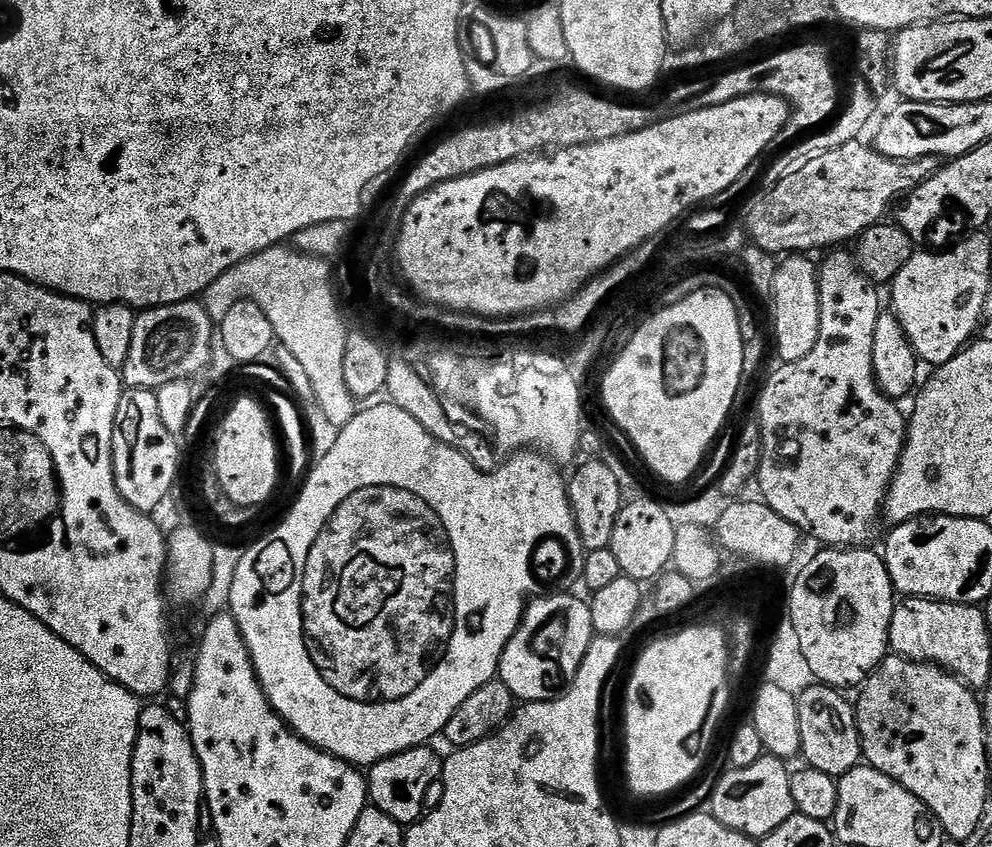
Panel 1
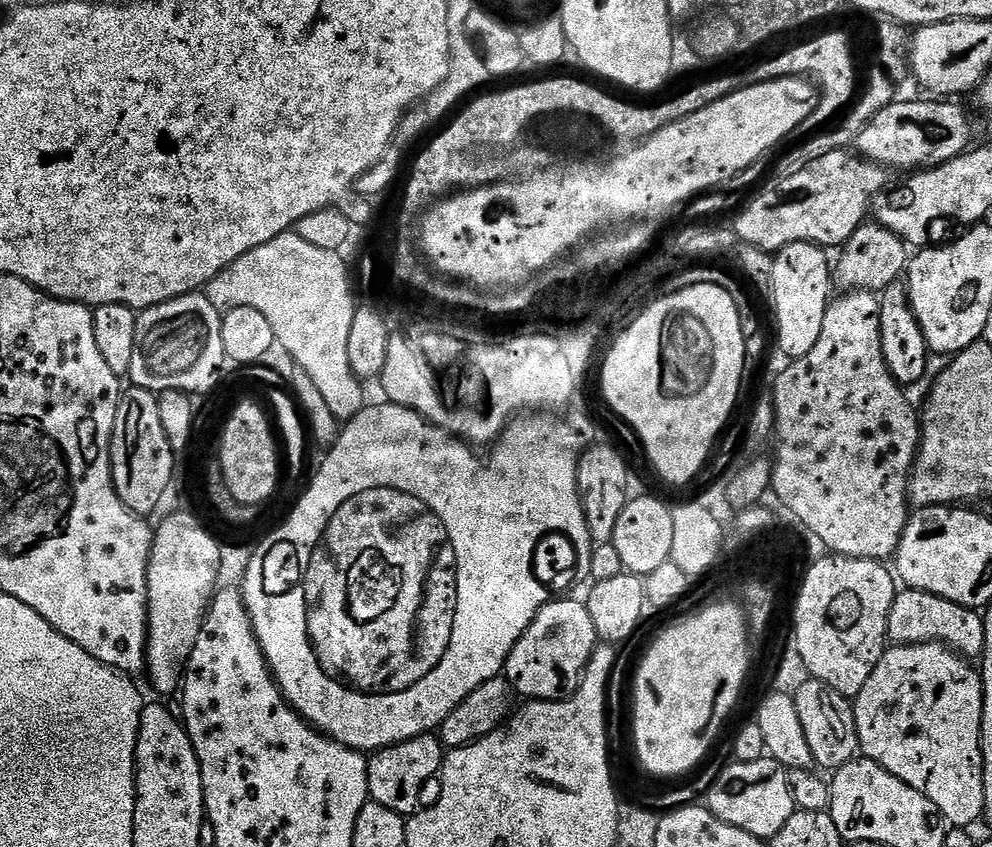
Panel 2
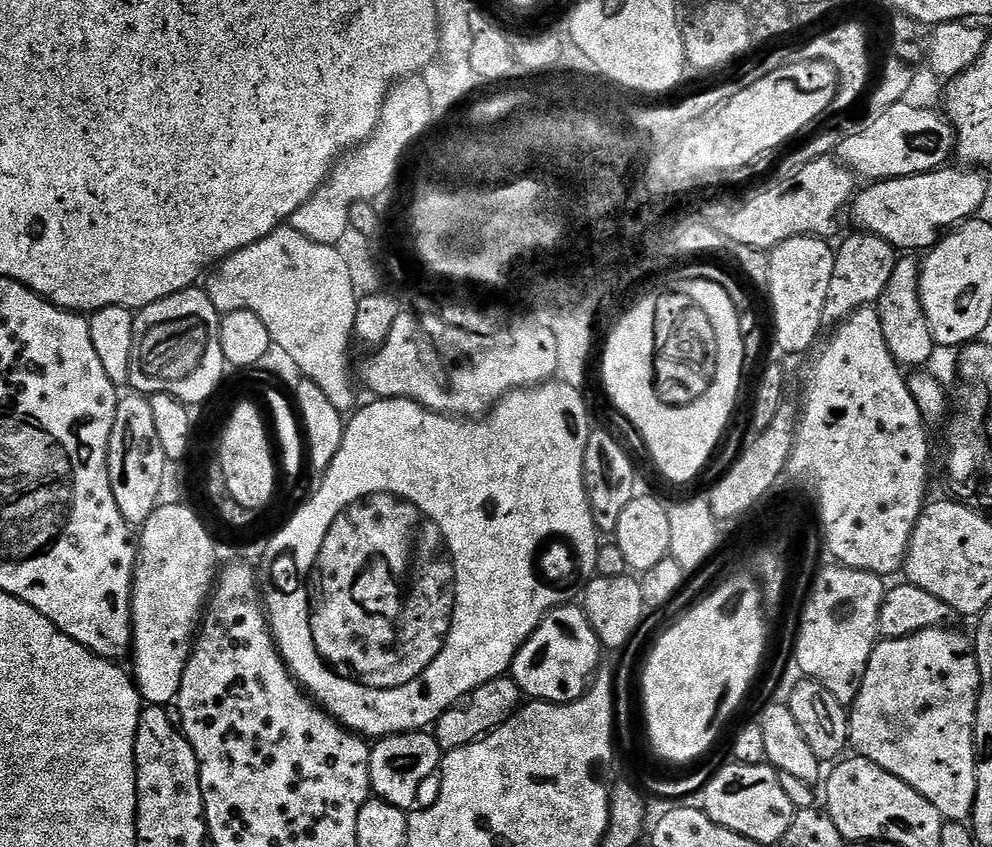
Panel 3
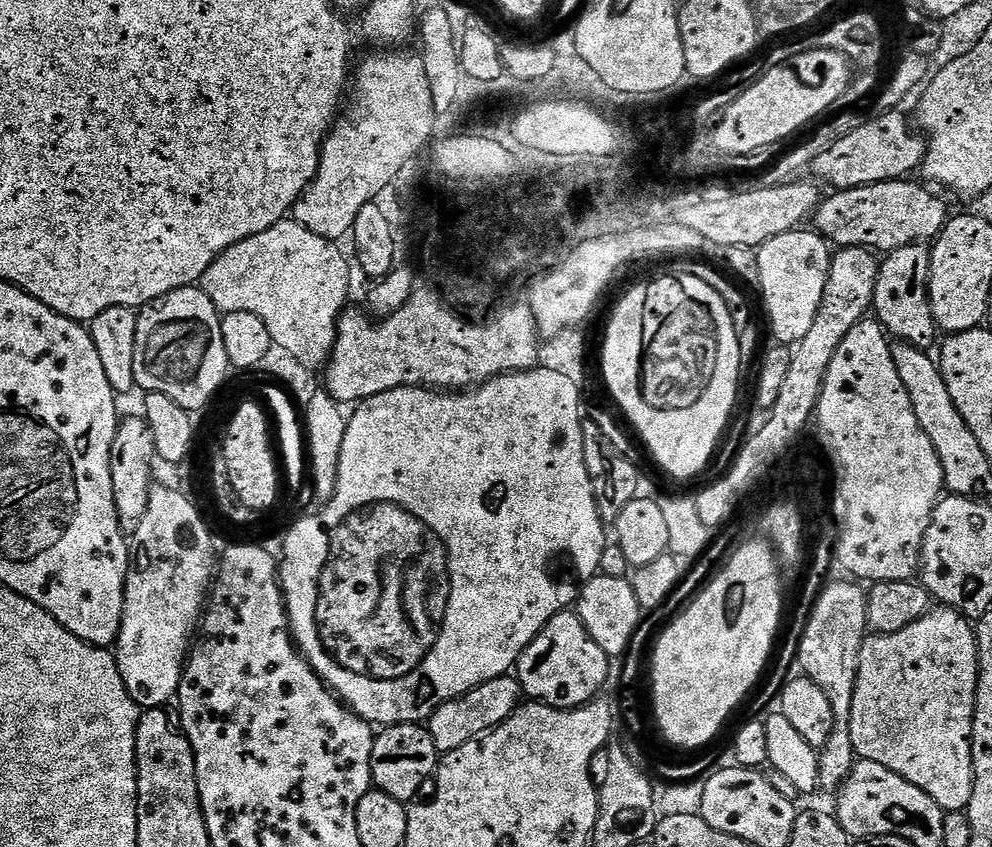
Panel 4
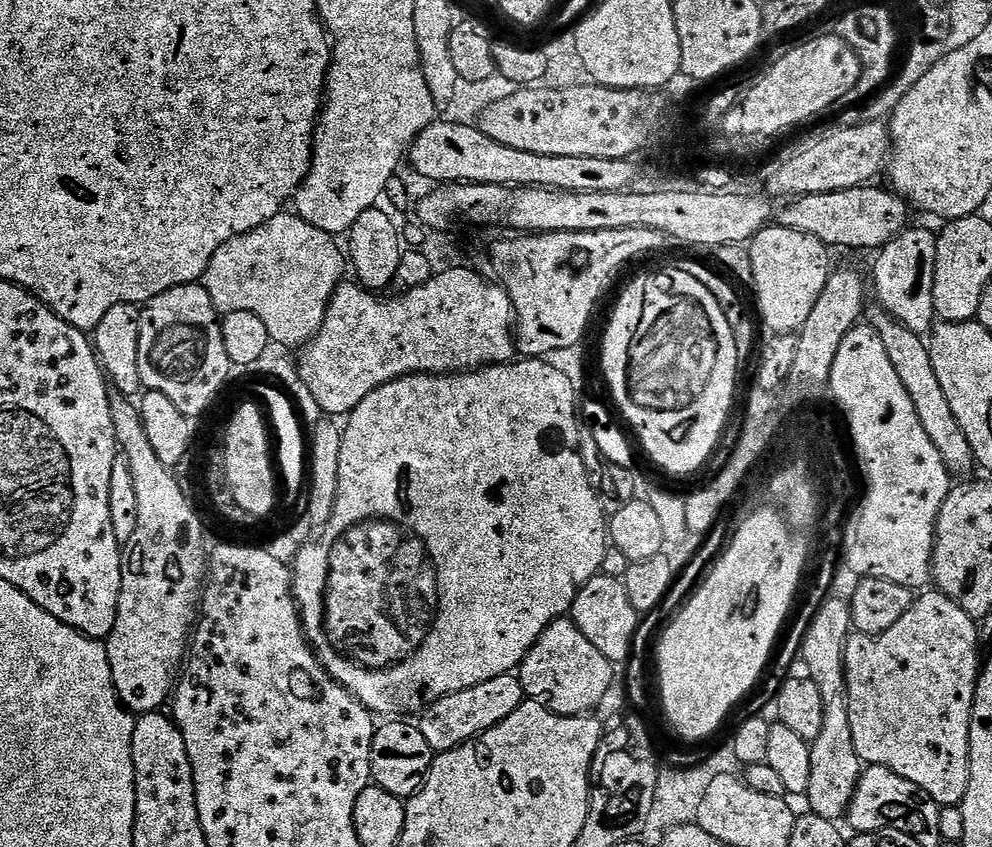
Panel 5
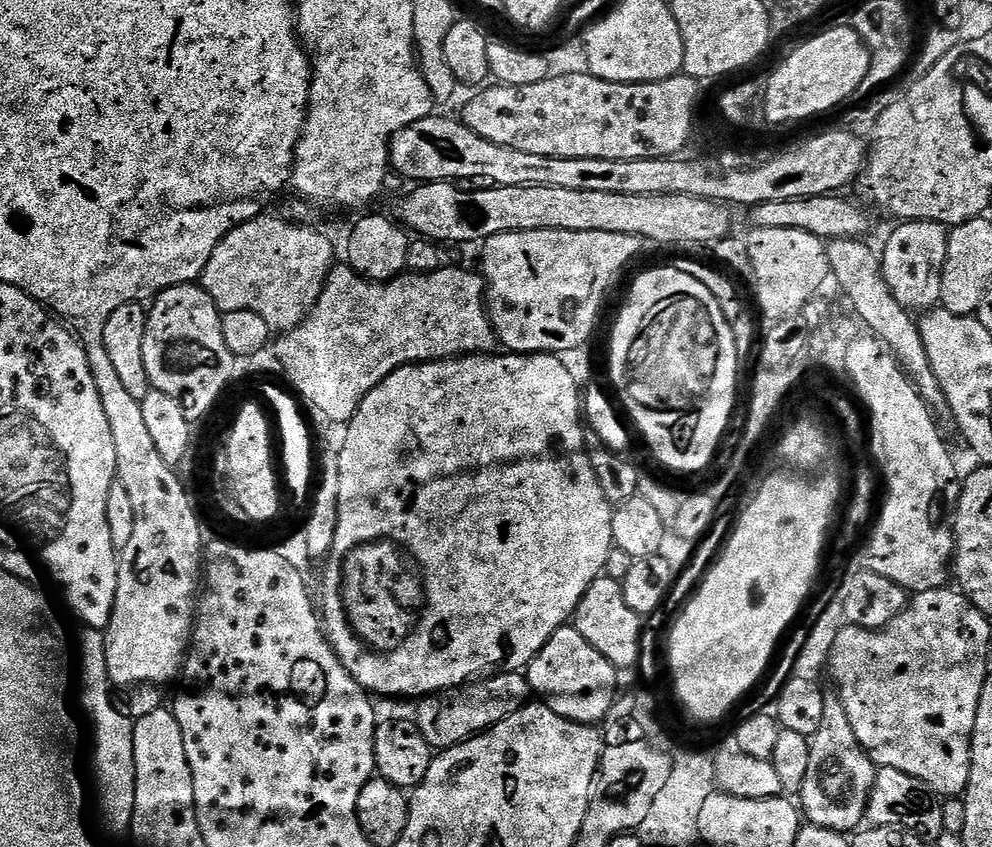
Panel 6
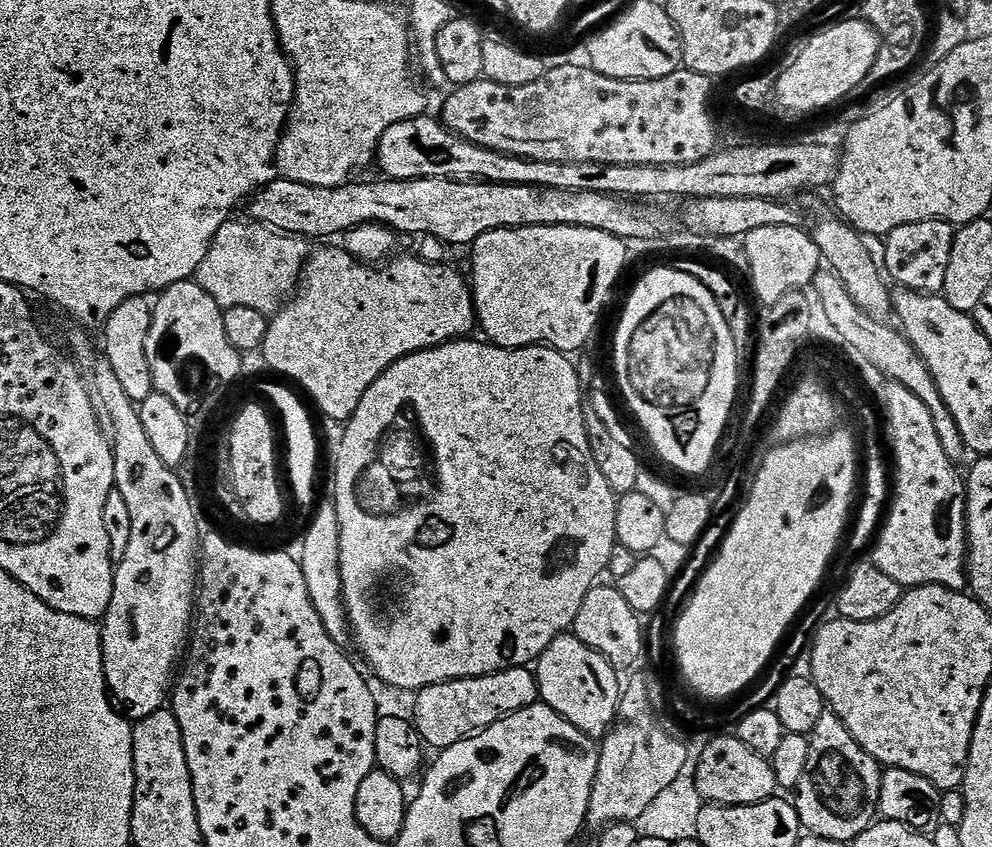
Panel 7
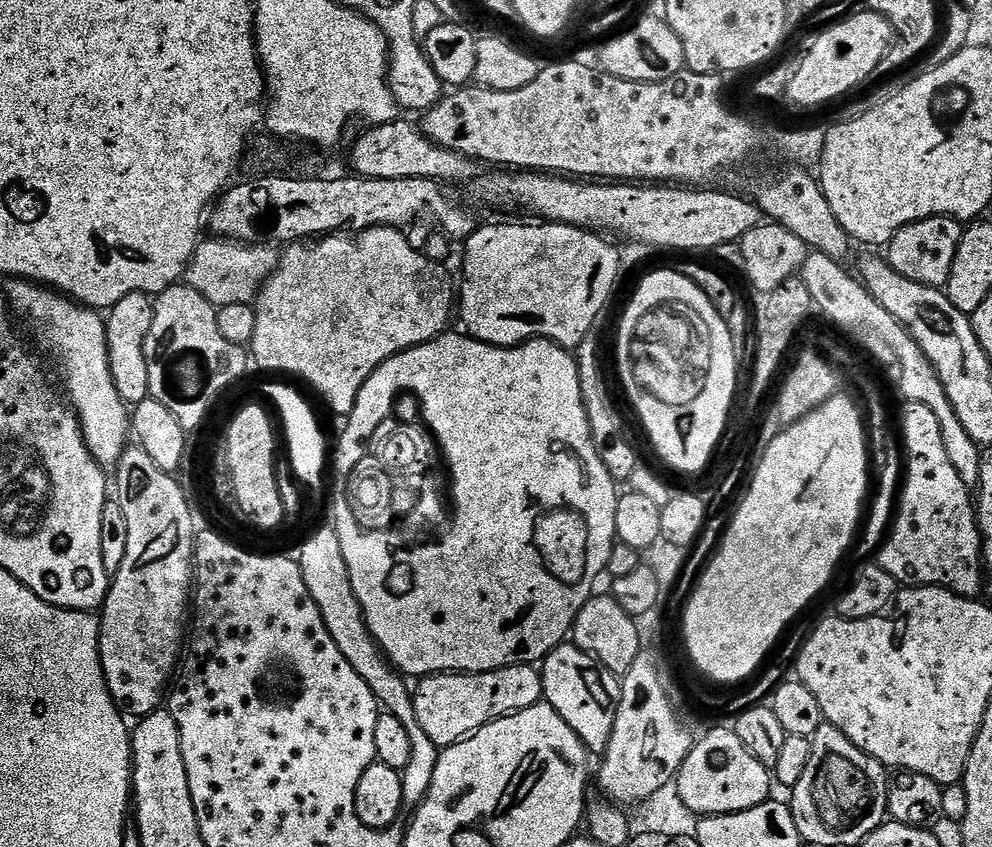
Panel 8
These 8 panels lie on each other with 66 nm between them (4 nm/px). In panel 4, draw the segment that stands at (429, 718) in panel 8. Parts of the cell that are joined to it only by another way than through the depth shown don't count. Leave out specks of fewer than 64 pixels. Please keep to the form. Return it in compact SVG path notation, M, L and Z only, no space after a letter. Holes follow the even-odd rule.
M515 675L499 676L438 706L438 710L434 710L434 714L426 722L426 727L430 738L434 738L437 753L453 752L458 750L458 746L466 746L466 742L477 740L484 733L506 722L506 718L510 718L510 714L514 714L521 703L520 682Z

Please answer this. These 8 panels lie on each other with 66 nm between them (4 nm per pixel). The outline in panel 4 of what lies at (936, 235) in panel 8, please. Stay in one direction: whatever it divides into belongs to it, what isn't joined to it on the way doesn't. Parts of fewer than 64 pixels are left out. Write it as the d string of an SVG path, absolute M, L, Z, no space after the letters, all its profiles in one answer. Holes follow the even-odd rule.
M927 243L902 246L887 253L880 260L880 273L872 299L875 319L880 321L889 337L925 350L931 349L931 344L935 345L938 340L936 319L928 301L931 261L932 250Z

